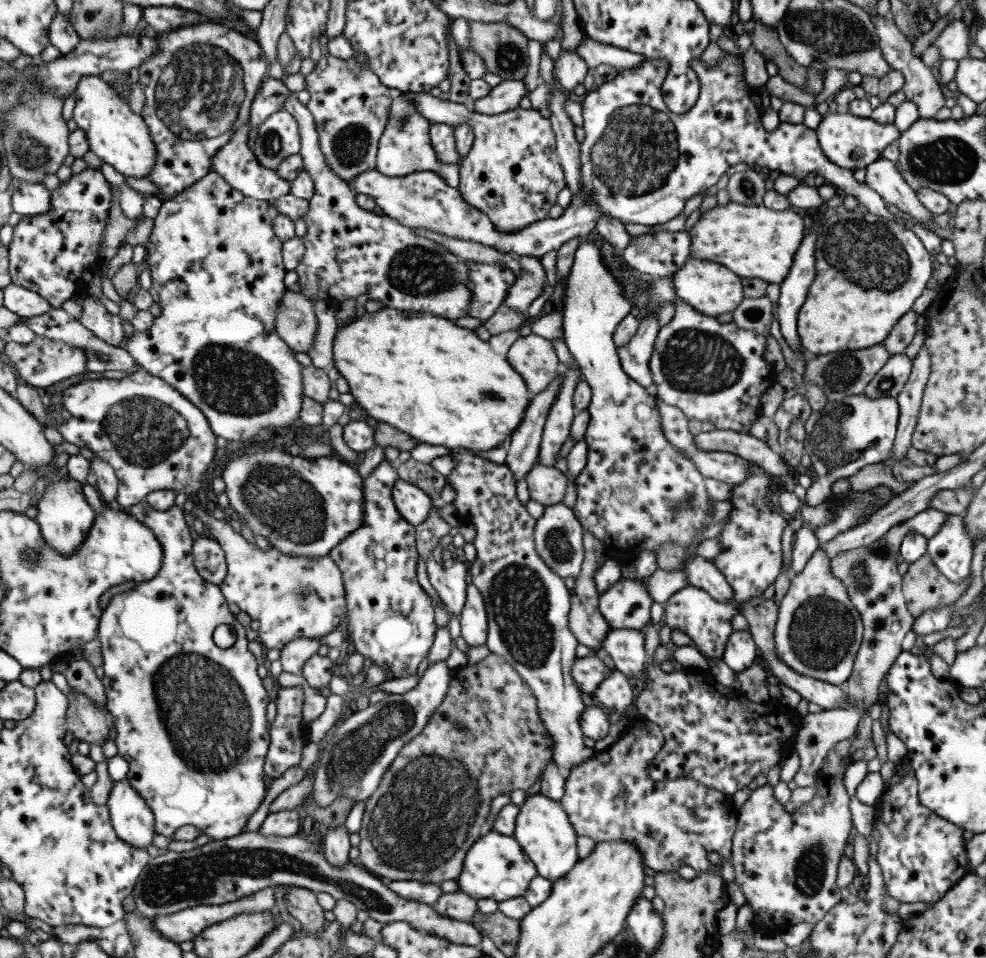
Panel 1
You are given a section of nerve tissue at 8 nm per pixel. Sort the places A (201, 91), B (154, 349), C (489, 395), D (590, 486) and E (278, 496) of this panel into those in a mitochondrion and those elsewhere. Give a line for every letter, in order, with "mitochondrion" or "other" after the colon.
A: mitochondrion
B: other
C: mitochondrion
D: other
E: mitochondrion

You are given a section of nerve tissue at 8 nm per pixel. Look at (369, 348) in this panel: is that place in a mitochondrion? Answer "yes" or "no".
no

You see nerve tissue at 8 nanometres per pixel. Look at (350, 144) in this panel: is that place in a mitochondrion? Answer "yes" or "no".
yes

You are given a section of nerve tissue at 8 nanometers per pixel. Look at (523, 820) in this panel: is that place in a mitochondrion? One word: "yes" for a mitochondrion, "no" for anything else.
no

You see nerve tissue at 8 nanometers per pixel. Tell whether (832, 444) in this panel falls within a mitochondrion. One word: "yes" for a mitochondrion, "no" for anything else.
yes

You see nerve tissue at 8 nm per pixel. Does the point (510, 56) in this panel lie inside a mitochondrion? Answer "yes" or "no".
yes

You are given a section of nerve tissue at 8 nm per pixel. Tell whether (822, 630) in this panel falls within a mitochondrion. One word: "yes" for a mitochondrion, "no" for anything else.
yes

